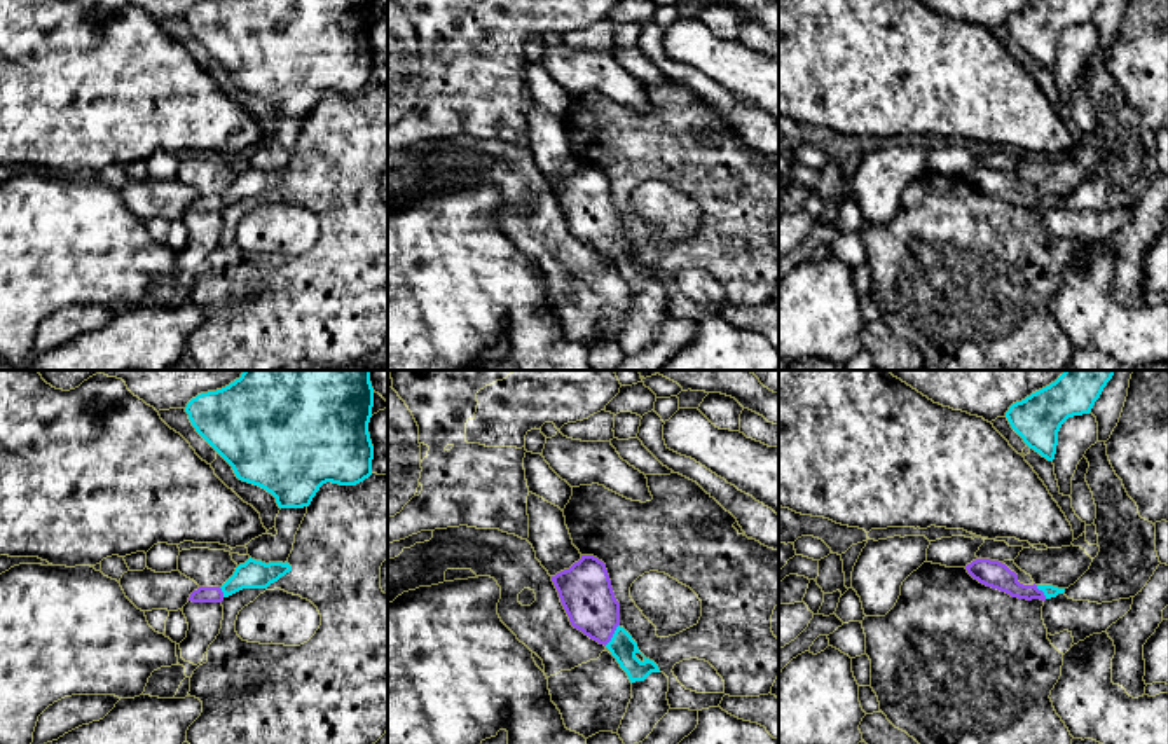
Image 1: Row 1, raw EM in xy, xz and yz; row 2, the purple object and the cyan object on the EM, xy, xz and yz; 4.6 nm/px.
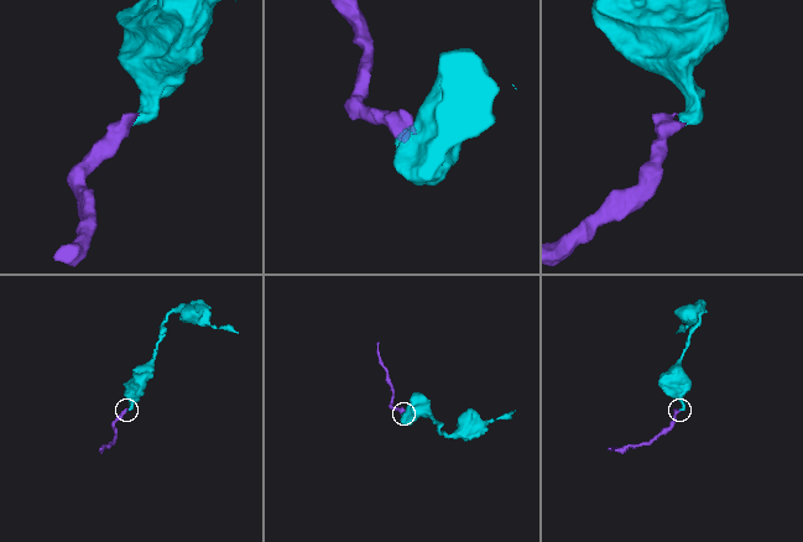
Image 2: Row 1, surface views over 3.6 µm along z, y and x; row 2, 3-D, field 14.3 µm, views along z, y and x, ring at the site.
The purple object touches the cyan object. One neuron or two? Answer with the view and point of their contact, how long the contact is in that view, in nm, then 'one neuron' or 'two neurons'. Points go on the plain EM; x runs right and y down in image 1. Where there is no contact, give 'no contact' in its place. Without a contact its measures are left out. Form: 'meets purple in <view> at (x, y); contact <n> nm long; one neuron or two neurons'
meets purple in xz at (613, 241); contact 120 nm long; one neuron

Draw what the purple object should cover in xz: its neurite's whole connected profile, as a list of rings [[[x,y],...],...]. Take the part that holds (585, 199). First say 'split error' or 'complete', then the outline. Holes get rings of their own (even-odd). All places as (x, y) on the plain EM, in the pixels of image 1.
split error | [[[581,164],[581,168],[569,178],[552,185],[552,190],[559,201],[571,234],[599,253],[604,253],[627,281],[630,292],[644,290],[651,281],[660,281],[653,269],[644,265],[641,271],[636,265],[641,260],[632,245],[620,234],[620,211],[615,206],[606,173],[602,169],[594,164]]]

